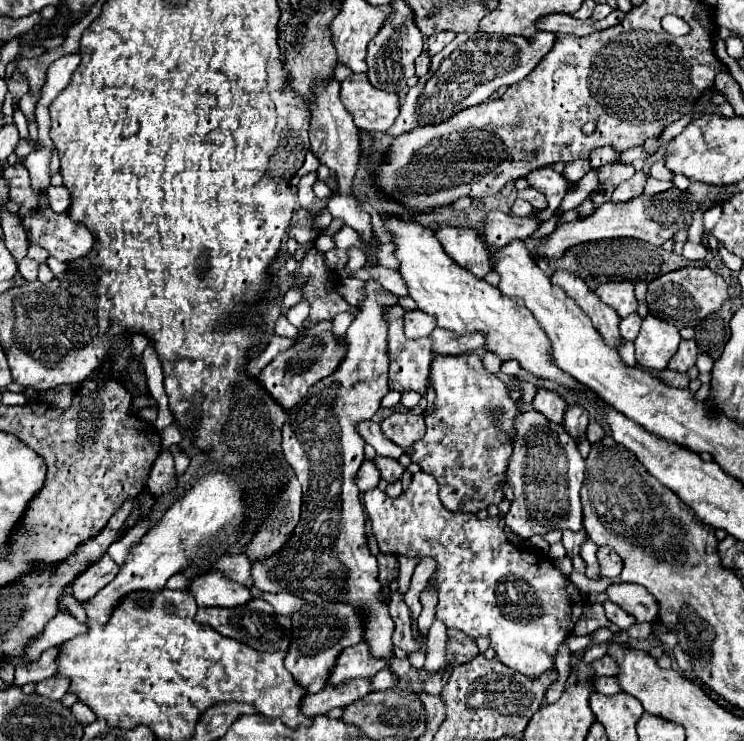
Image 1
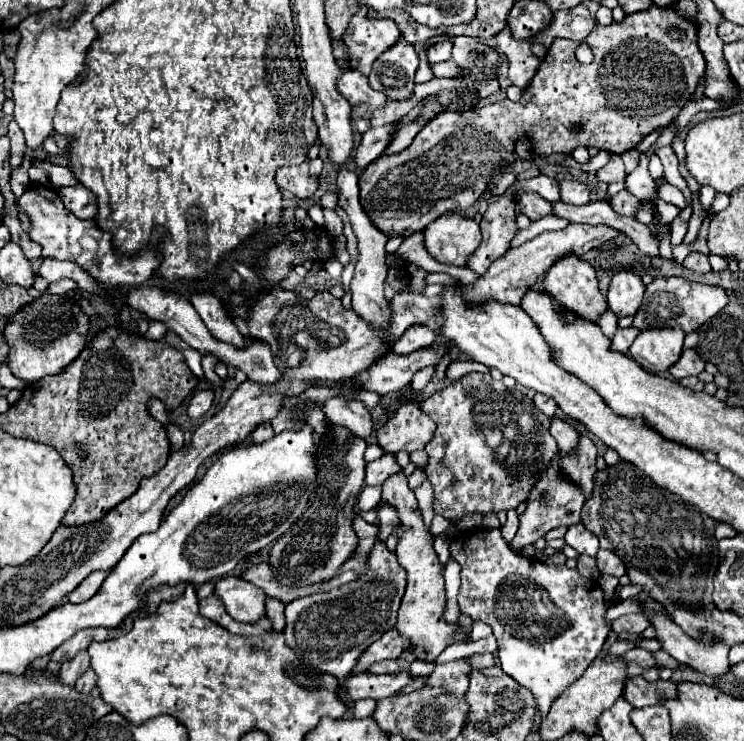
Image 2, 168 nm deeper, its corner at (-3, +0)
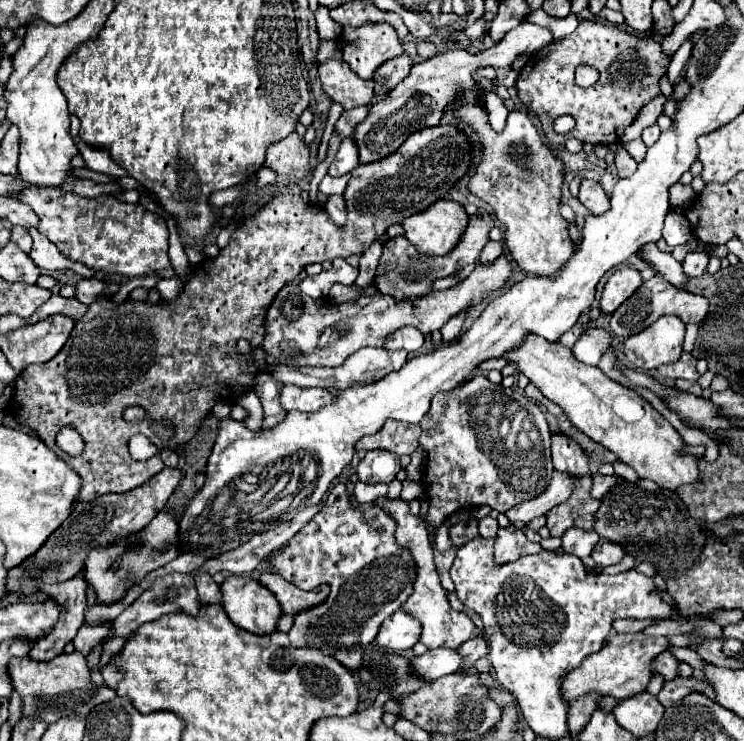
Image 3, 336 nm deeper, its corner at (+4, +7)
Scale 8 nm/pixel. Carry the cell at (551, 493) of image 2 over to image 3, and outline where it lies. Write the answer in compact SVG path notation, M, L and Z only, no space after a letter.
M514 525L500 529L494 543L494 561L498 565L512 563L524 555L539 553L542 546L539 543L530 543L522 529L516 529Z

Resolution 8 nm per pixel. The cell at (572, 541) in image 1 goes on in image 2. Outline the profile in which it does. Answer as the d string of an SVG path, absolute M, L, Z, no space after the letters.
M575 524L569 526L567 534L565 534L565 542L575 548L579 554L587 554L587 556L595 556L599 550L599 540L593 532L589 532L583 524Z

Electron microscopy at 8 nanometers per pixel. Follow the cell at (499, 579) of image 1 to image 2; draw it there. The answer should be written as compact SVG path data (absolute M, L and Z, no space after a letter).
M499 528L459 534L453 538L453 542L449 542L449 550L451 558L461 564L461 612L467 614L471 620L481 620L493 628L493 636L499 644L497 656L503 672L513 676L521 686L529 688L539 704L541 716L547 716L553 700L587 670L611 630L605 622L607 608L603 590L599 594L597 582L579 576L577 570L545 564L515 554L503 540Z

